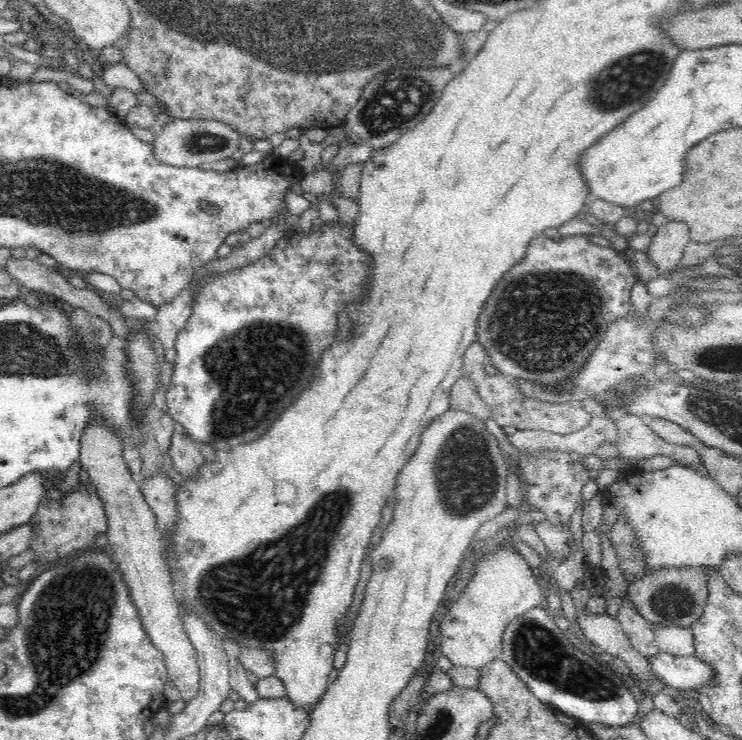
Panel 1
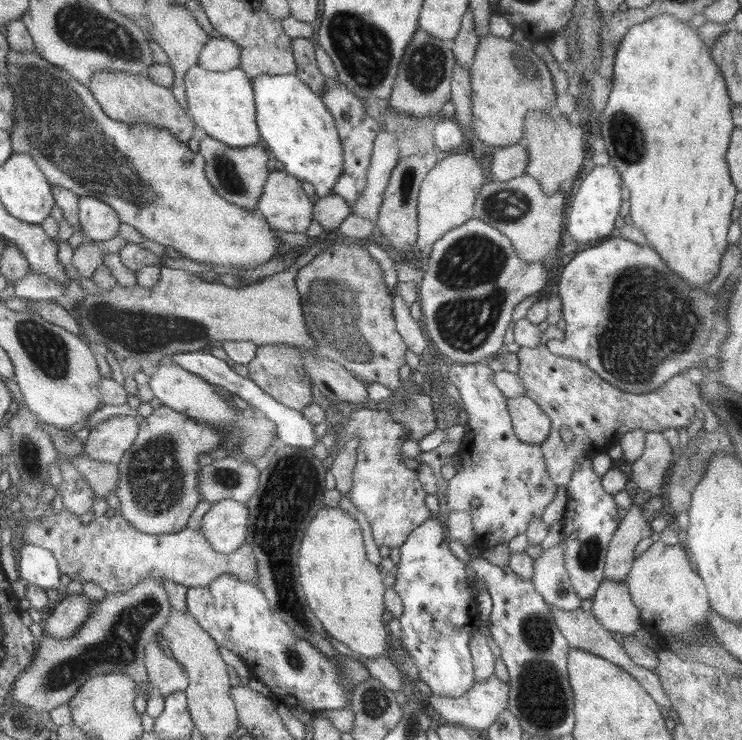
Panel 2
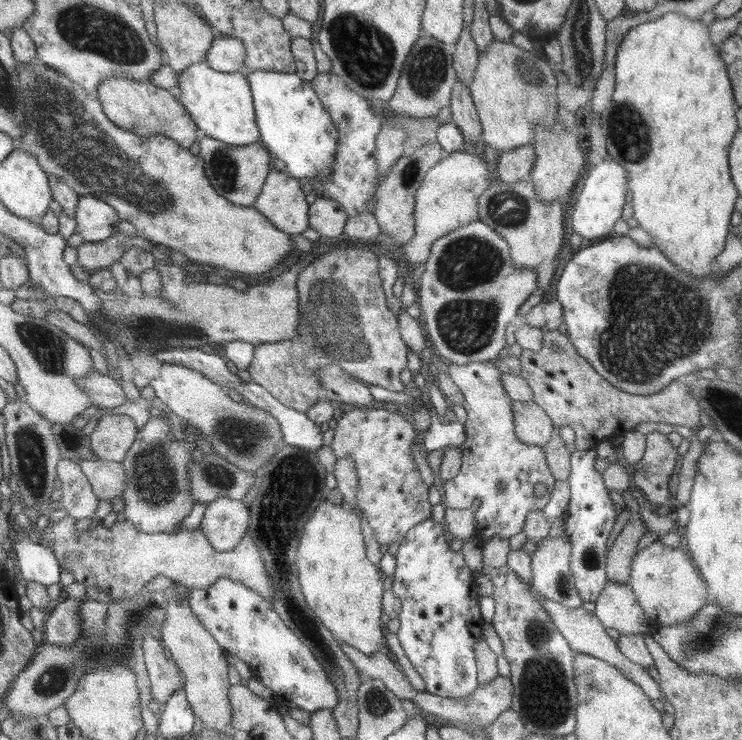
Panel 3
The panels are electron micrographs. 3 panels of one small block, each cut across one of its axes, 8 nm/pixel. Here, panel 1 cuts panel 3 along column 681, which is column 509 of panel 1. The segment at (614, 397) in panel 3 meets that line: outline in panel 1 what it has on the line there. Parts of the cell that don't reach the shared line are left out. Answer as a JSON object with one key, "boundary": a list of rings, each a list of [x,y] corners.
{"boundary":[[[476,340],[466,350],[462,368],[463,376],[472,380],[476,386],[481,399],[490,409],[490,416],[494,422],[504,428],[514,426],[517,430],[544,430],[554,434],[570,434],[586,428],[593,418],[580,404],[572,403],[550,403],[534,399],[522,393],[521,389],[514,382],[504,375],[490,376],[486,374],[485,365],[488,361],[488,351],[484,349],[482,343]]]}

